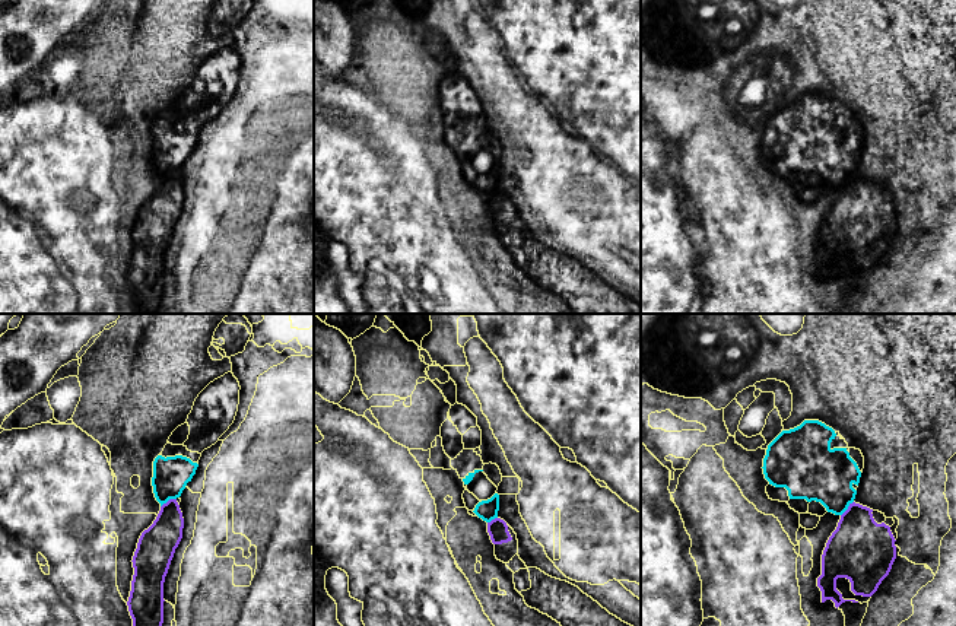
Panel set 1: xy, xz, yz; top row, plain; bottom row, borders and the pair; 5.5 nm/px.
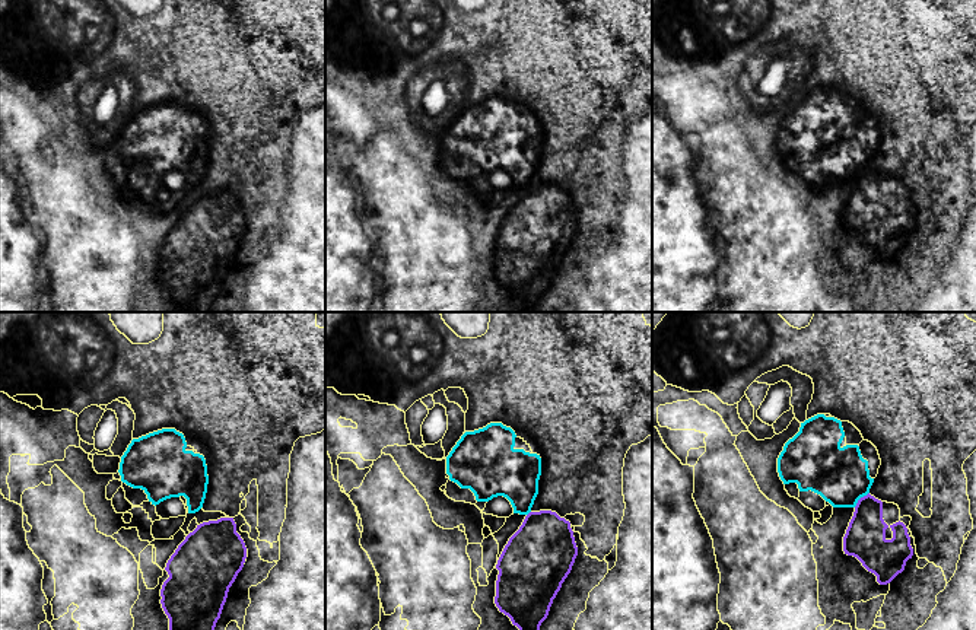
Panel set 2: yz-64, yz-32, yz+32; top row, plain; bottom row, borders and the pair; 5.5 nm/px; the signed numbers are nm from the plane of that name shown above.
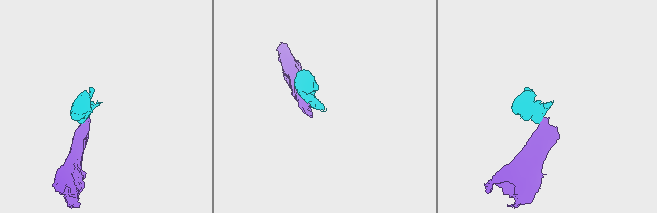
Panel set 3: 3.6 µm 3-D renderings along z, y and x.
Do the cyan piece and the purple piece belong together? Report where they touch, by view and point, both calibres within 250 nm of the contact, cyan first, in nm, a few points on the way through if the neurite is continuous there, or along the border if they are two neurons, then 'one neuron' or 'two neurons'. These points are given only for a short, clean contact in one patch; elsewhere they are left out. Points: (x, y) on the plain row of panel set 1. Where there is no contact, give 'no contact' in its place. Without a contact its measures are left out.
contact xy (168, 172); calibres 200 and 200 nm; border xy (175, 171), (171, 171), (161, 180); two neurons

